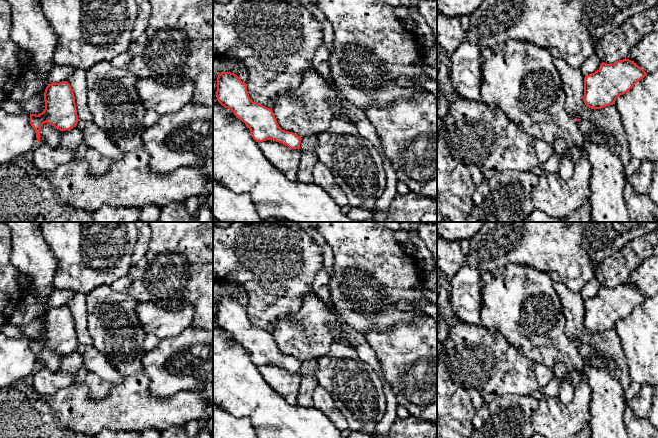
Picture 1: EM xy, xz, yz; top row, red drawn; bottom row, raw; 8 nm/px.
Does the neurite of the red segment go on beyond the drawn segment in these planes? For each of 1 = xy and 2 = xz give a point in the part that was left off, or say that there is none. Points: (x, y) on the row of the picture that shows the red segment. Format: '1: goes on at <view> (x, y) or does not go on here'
1: does not go on here
2: does not go on here

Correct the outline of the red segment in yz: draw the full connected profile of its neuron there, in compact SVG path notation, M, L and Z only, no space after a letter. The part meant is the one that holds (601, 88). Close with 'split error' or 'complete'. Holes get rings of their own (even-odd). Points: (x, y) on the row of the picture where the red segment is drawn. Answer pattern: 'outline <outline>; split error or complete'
outline M629 59L619 60L614 64L601 63L601 68L584 78L583 101L591 109L601 109L615 104L616 99L627 93L647 73Z; complete

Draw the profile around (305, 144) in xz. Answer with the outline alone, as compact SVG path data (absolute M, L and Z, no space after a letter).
M302 138L299 149L301 152L307 151L309 149L312 149L314 152L316 152L317 147L317 141L311 142L308 138Z

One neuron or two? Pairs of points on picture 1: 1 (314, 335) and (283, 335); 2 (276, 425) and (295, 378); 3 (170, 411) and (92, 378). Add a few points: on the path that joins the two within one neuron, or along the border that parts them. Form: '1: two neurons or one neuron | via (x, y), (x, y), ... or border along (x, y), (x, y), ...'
1: one neuron | via (306, 335), (291, 335)
2: two neurons | border along (269, 384), (289, 403), (296, 404)
3: two neurons | border along (112, 385), (104, 397), (92, 398), (89, 395)

